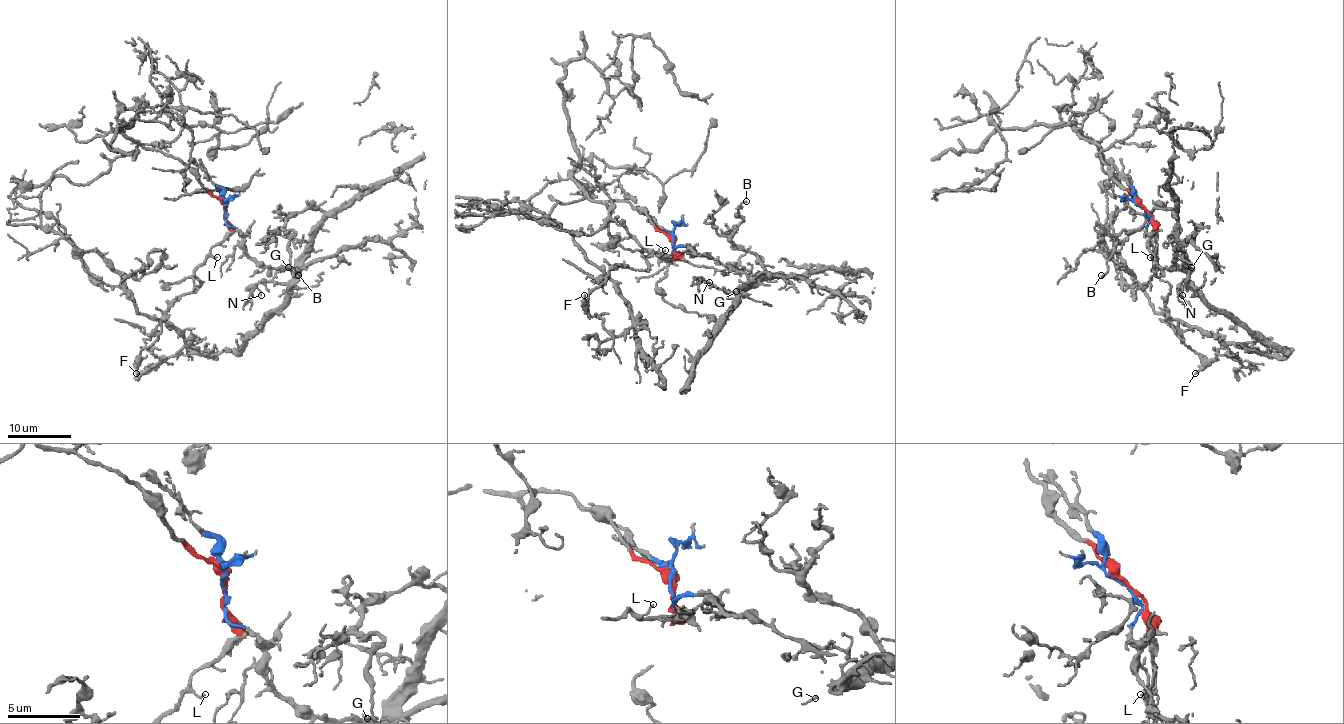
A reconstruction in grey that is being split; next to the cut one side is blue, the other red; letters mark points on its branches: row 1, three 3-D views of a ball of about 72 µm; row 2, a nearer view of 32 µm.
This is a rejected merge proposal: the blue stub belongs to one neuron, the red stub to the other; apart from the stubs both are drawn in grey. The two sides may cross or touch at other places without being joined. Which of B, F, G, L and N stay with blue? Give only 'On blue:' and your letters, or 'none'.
On blue: B, G, N

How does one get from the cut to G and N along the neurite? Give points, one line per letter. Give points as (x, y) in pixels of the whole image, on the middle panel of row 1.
G: (672, 241), (672, 251), (687, 245), (741, 270), (748, 281), (735, 293), (720, 289), (727, 294), (736, 291)
N: (672, 241), (672, 251), (687, 245), (741, 270), (748, 281), (735, 293), (704, 281), (709, 281)

